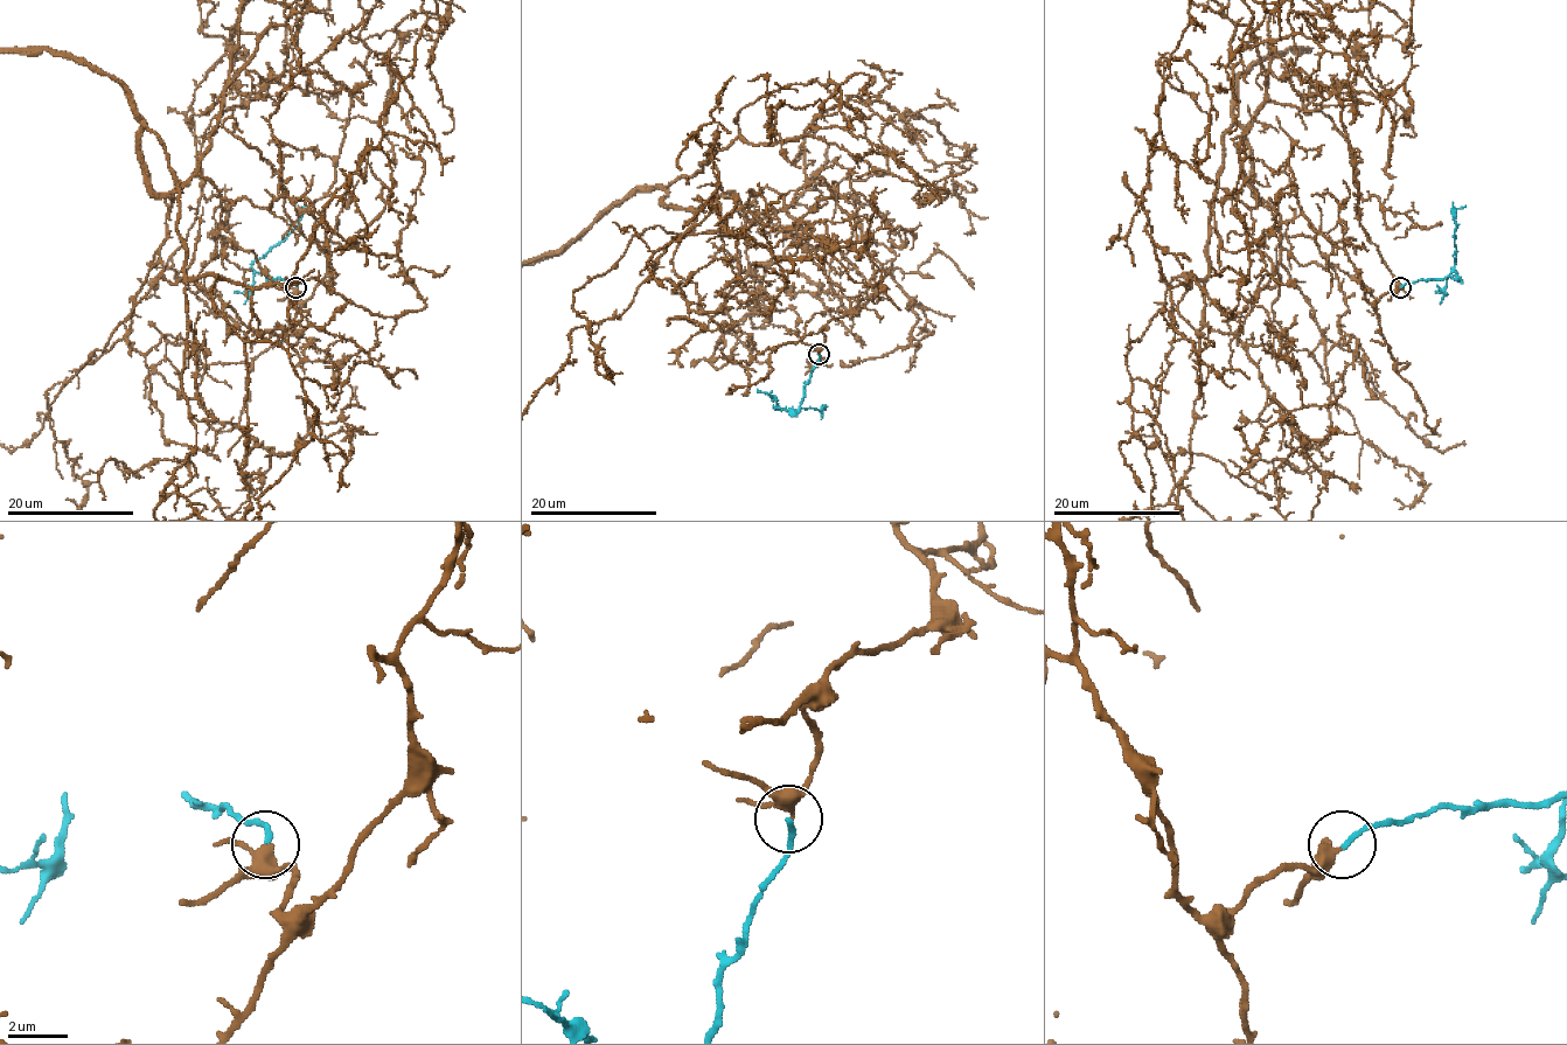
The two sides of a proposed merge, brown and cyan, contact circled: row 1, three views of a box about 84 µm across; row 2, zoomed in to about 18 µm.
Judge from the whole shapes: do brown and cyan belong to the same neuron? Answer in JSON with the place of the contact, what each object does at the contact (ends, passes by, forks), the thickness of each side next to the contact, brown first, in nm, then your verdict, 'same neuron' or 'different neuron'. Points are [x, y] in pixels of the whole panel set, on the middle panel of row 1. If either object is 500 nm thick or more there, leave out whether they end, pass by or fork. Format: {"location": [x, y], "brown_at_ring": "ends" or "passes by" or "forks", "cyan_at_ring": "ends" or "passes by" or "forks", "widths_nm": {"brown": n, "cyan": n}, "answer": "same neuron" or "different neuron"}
{"location": [819, 354], "brown_at_ring": "passes by", "cyan_at_ring": "ends", "widths_nm": {"brown": 320, "cyan": 180}, "answer": "same neuron"}

